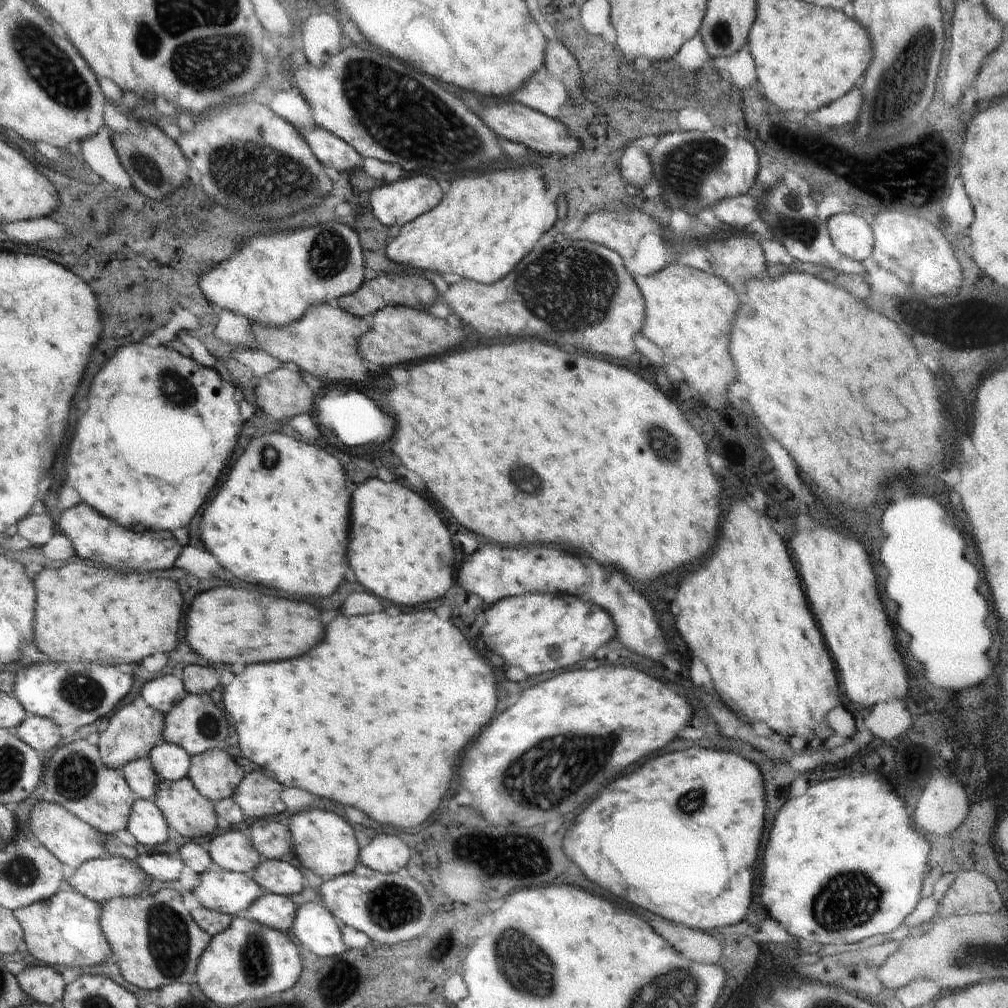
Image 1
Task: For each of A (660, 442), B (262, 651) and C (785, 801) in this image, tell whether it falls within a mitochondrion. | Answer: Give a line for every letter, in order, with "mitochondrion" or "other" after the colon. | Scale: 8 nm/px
A: mitochondrion
B: other
C: other

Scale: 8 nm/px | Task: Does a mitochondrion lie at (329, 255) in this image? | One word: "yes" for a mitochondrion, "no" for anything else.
yes

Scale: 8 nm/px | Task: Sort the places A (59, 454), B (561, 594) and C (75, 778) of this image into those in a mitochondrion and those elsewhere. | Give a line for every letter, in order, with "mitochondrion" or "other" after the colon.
A: other
B: other
C: mitochondrion

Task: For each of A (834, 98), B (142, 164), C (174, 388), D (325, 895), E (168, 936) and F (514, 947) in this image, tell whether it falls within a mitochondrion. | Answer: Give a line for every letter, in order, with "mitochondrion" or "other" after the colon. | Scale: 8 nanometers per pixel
A: other
B: mitochondrion
C: mitochondrion
D: other
E: mitochondrion
F: mitochondrion

